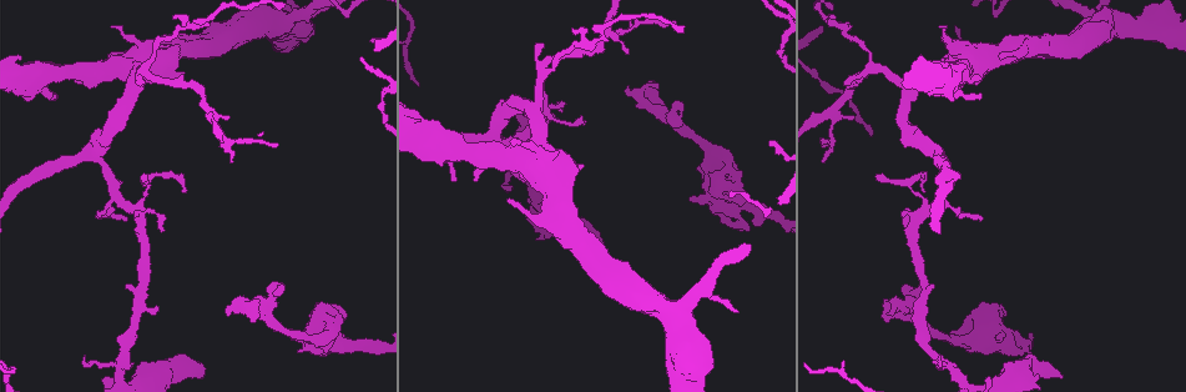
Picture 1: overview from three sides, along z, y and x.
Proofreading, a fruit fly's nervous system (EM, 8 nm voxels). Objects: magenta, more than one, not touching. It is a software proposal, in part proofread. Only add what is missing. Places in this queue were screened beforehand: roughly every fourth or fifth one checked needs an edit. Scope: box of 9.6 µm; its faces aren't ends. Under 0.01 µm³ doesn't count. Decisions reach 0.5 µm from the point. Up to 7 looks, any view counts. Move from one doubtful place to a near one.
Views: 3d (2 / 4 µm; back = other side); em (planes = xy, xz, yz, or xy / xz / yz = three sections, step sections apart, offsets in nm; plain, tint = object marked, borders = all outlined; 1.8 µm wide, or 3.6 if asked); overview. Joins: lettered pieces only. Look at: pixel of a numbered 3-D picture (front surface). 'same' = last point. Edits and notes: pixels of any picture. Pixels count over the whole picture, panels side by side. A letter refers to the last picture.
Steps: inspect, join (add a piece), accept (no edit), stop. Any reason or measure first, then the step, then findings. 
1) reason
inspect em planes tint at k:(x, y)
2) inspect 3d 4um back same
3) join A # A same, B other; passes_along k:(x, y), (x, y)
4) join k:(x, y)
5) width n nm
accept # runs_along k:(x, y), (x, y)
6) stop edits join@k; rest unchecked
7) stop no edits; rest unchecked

end of a long branch
inspect em xy step 8 tint at 1:(1062, 378)

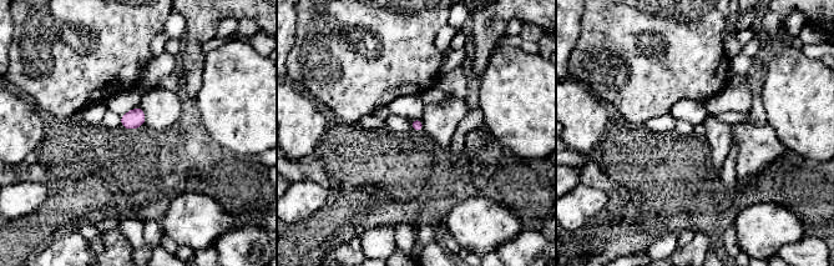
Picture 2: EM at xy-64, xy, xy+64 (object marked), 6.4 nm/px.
another direction
inspect em planes borders same

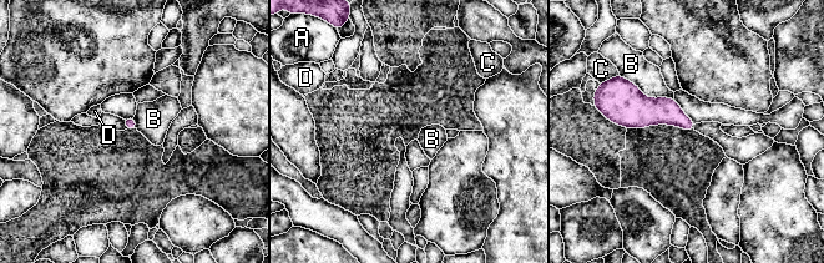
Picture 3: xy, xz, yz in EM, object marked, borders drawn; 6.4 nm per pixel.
accept # A other, B other, C other, D other; border 3:(622, 76), (646, 96), (673, 99); no lettered piece goes on from it

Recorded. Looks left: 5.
branch stops here
inspect 3d 4um back at 1:(542, 47)

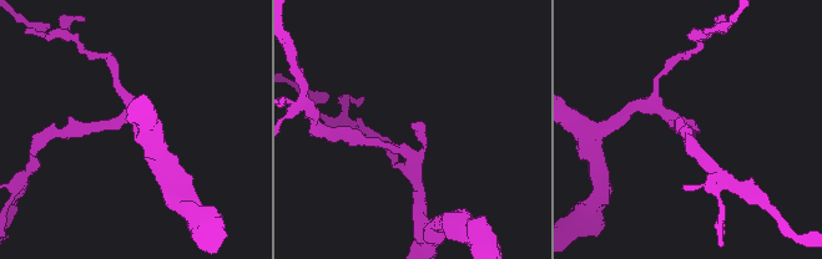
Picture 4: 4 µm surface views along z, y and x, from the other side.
shape alone is not enough
inspect em 3.6um yz step 8 tint at 4:(694, 128)

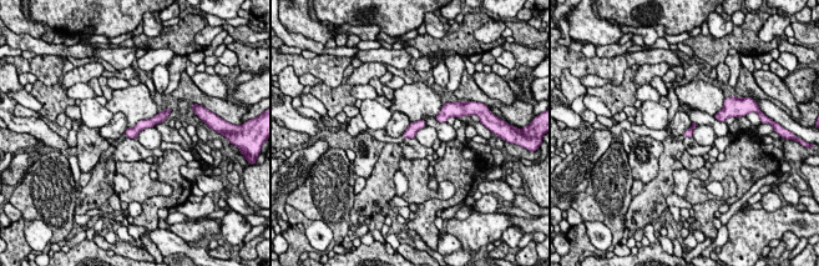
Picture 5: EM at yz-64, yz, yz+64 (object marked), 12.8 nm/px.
cut it another way
inspect em 3.6um planes borders same

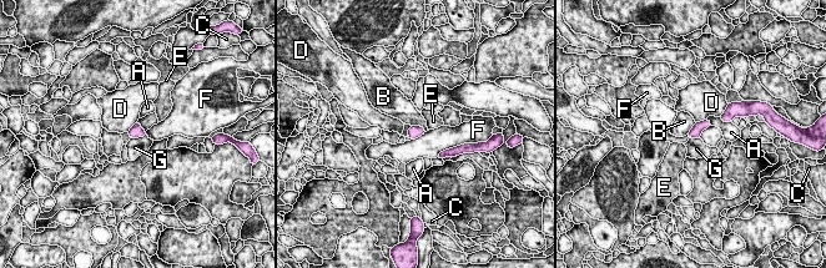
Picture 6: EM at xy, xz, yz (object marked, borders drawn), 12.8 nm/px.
width 140 nm
accept # A other, B other, C other, D other, E other, F other, G other; border 6:(146, 134), (131, 138); none of them fits

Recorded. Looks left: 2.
an open end
inspect em yz step 16 tint at 1:(883, 301)

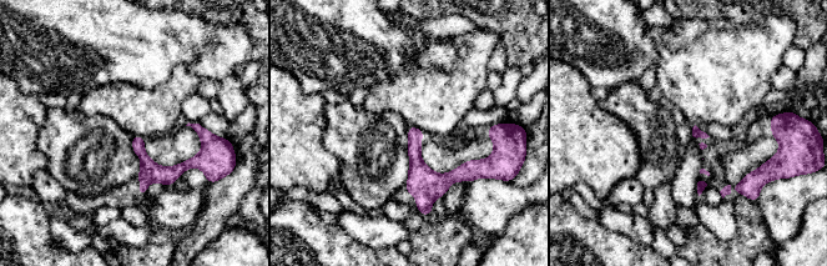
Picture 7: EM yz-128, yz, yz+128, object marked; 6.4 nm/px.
inspect em planes borders same

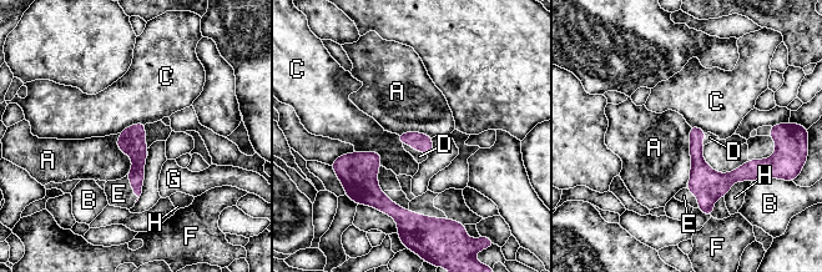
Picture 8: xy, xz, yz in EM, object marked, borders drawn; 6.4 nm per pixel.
join D, E # A other, B other, C other, D same, E same, F other, G other, H other; it goes on there

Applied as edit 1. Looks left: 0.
stop edits join@8; rest unchecked

